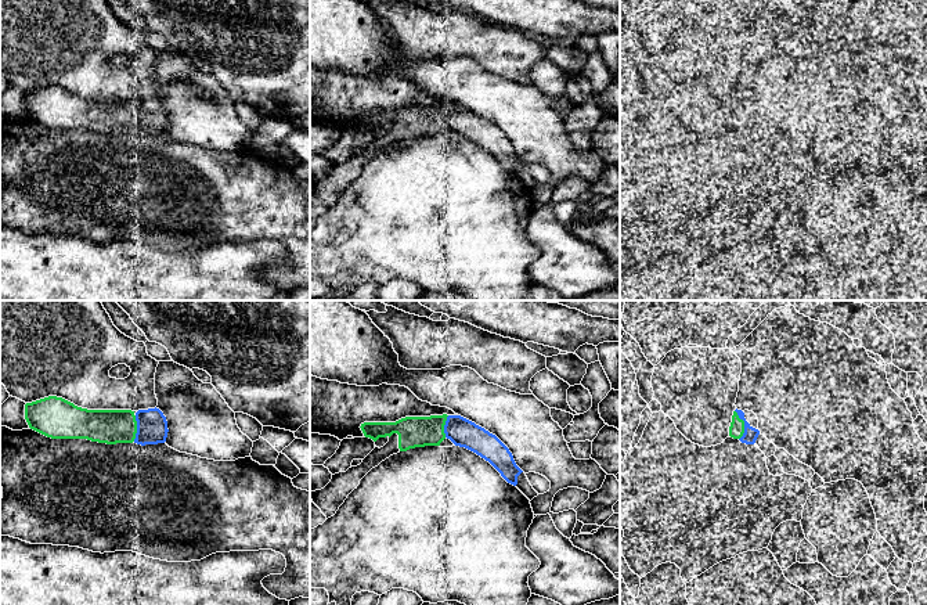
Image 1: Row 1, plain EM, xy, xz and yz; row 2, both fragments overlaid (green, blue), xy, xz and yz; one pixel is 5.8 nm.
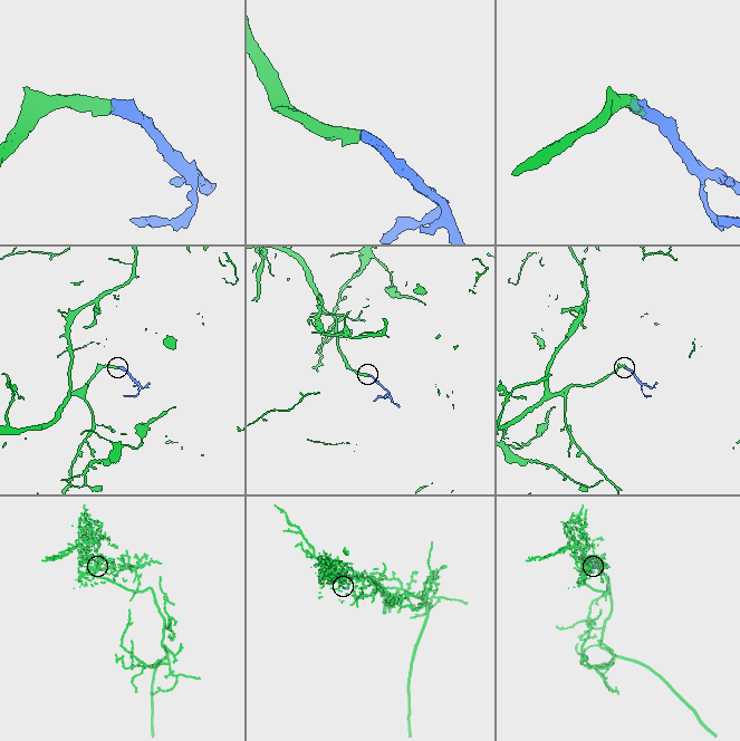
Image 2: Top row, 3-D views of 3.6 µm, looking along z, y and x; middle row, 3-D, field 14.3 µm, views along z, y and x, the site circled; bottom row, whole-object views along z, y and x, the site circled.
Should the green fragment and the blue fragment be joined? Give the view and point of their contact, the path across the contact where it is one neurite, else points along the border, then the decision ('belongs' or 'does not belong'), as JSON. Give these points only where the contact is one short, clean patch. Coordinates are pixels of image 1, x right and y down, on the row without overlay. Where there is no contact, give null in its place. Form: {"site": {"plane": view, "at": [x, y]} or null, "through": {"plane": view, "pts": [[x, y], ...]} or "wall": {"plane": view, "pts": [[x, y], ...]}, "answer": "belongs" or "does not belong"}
{"site": {"plane": "yz", "at": [743, 115]}, "answer": "belongs"}

